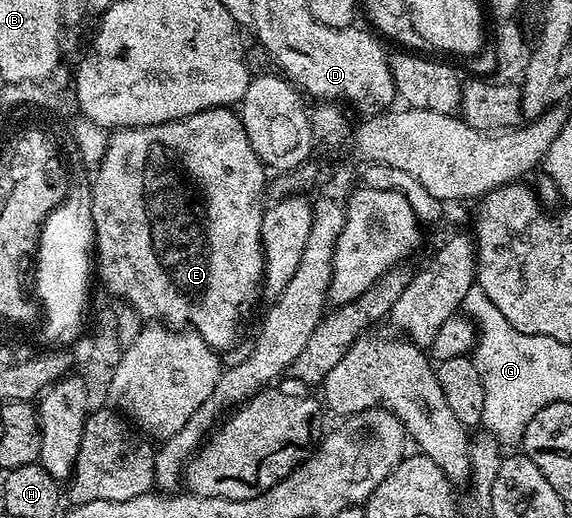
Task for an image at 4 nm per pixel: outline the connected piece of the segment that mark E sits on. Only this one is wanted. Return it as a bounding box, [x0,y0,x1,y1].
[91,107,266,350]

